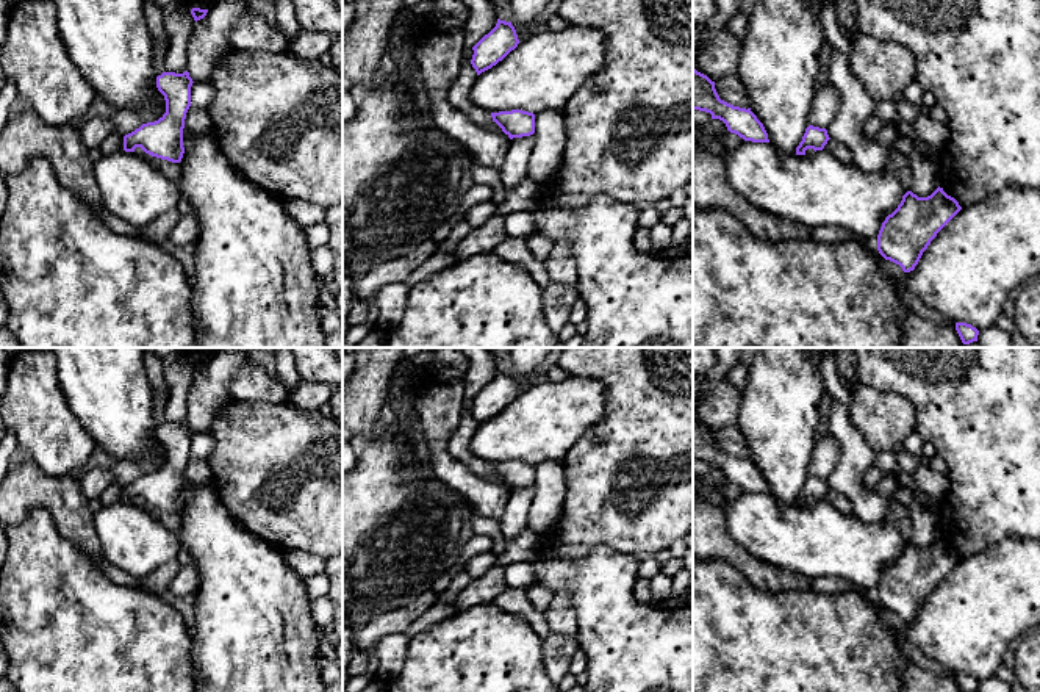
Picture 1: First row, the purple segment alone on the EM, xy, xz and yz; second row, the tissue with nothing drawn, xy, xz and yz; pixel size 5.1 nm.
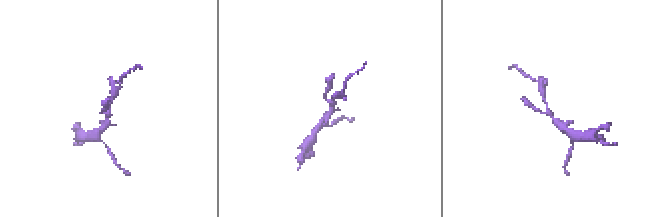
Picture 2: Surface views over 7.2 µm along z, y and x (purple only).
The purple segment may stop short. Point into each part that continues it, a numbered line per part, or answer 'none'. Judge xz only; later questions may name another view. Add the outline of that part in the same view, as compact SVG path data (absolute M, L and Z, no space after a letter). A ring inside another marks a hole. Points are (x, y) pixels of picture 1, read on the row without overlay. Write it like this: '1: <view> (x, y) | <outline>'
none

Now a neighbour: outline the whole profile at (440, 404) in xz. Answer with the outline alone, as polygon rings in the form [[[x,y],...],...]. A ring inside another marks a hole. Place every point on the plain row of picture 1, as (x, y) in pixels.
[[[432,379],[411,399],[419,416],[421,443],[432,474],[460,492],[472,512],[500,521],[511,490],[474,476],[447,451],[452,432],[460,423],[466,404],[463,382]]]

